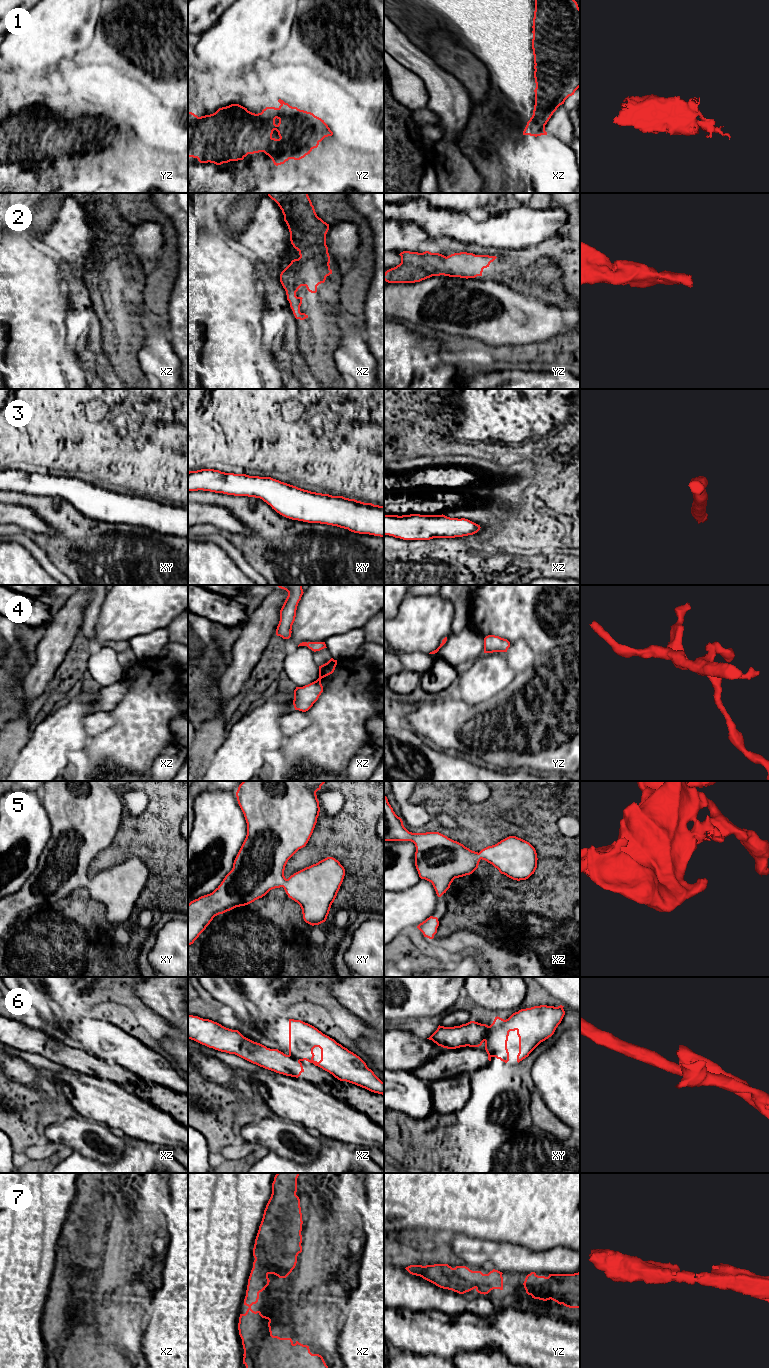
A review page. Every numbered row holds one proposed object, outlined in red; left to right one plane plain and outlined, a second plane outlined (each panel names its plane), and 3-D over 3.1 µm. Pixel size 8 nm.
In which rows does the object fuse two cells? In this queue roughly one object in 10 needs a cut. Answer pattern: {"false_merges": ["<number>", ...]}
{"false_merges": ["6"]}

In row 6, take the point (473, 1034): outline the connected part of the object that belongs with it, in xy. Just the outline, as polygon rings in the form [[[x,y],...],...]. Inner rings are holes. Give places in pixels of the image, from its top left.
[[[475,1021],[454,1027],[438,1026],[437,1030],[427,1039],[447,1049],[460,1047],[479,1047],[486,1039],[488,1025]]]

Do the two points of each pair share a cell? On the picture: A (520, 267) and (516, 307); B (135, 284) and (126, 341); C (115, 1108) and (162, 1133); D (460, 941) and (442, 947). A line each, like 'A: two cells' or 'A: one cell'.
A: two cells
B: one cell
C: one cell
D: one cell

